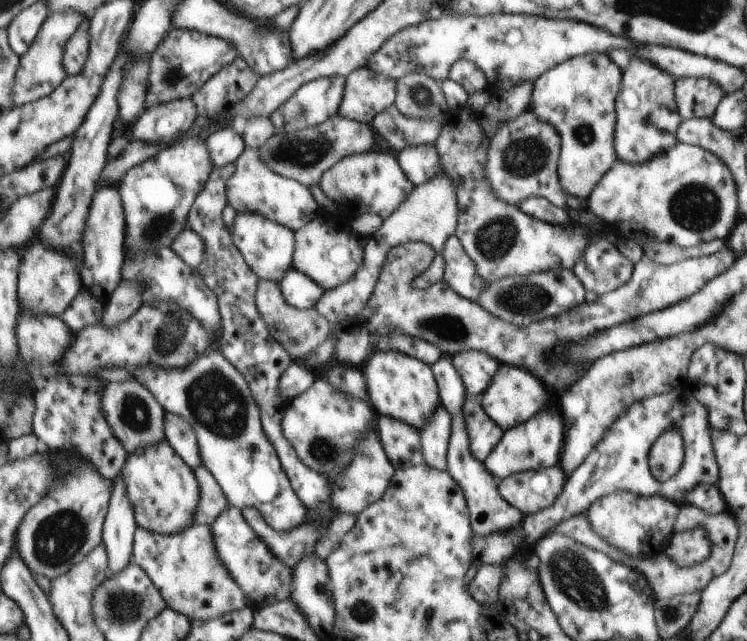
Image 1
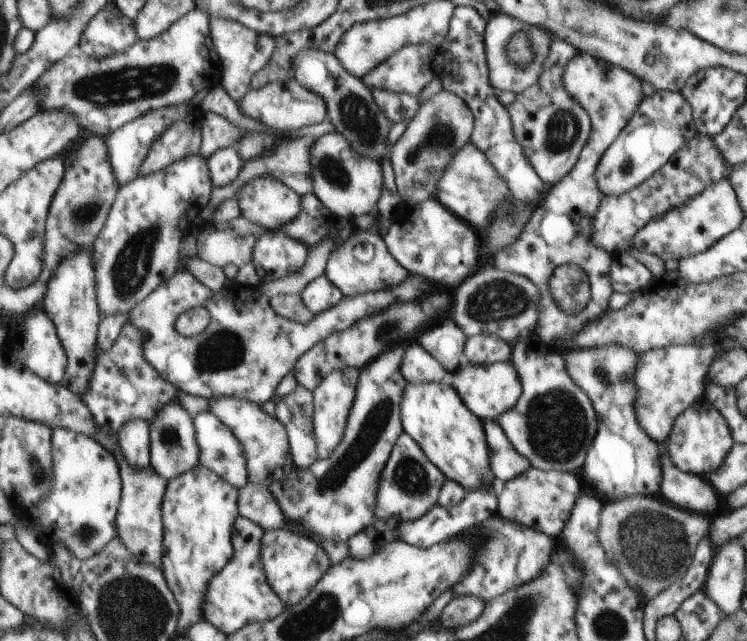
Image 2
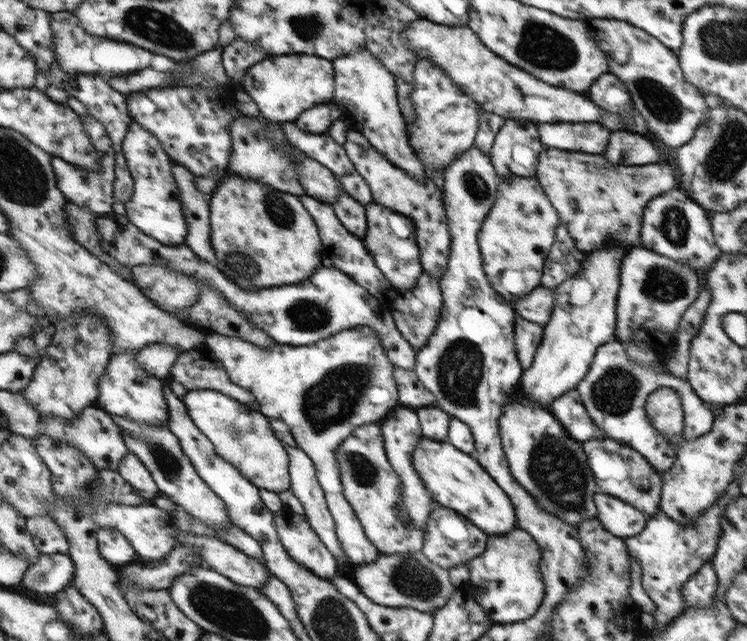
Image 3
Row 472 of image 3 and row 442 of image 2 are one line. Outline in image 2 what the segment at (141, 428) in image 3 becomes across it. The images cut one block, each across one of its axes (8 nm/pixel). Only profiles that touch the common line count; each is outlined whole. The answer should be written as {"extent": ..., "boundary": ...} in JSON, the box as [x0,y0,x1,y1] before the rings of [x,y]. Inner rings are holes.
{"extent":[149,402,201,480],"boundary":[[[169,402],[157,414],[159,416],[155,415],[149,420],[151,466],[157,472],[157,475],[171,480],[171,478],[177,478],[177,476],[193,470],[195,466],[200,466],[199,456],[201,456],[201,450],[199,450],[199,444],[197,442],[195,417],[177,402]]]}

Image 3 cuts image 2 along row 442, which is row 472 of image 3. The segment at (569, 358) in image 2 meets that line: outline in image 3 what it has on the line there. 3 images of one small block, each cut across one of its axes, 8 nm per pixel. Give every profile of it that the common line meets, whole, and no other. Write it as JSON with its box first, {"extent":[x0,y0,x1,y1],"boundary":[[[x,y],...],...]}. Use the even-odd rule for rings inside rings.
{"extent":[581,438,662,520],"boundary":[[[595,438],[595,440],[587,440],[587,442],[583,441],[581,445],[587,456],[587,465],[594,474],[594,480],[597,482],[600,492],[619,497],[619,500],[633,505],[651,520],[661,505],[662,474],[657,474],[646,458],[635,452],[635,449],[630,446],[629,448],[625,445],[621,446],[609,438],[605,438],[605,440]]]}

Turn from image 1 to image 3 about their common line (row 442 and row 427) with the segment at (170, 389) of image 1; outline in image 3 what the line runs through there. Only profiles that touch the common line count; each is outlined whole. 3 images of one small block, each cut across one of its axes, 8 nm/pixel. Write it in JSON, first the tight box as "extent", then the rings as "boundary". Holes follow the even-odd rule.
{"extent":[184,390,290,493],"boundary":[[[213,390],[190,391],[184,401],[191,418],[211,439],[219,456],[239,468],[239,472],[251,479],[260,489],[278,493],[290,490],[290,453],[276,435],[270,417],[260,410],[242,404],[234,397]]]}

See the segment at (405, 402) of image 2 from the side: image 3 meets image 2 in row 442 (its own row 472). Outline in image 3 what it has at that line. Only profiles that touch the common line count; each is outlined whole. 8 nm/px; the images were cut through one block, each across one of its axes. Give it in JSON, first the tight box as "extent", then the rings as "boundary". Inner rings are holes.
{"extent":[411,437,517,535],"boundary":[[[422,437],[411,454],[411,466],[438,505],[463,515],[486,535],[506,535],[517,527],[515,508],[510,498],[474,460],[474,455],[461,452],[446,440]]]}

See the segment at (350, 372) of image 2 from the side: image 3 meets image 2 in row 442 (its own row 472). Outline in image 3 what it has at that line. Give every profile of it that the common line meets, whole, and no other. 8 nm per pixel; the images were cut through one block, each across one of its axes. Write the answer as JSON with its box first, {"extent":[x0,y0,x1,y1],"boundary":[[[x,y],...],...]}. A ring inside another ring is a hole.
{"extent":[205,327,398,564],"boundary":[[[355,327],[332,338],[321,340],[311,346],[283,346],[263,349],[245,341],[241,337],[222,336],[218,333],[206,336],[205,347],[223,364],[226,372],[241,388],[249,390],[257,398],[259,410],[271,419],[286,422],[293,431],[298,445],[313,460],[319,482],[326,492],[328,507],[336,520],[336,531],[342,544],[343,554],[348,564],[367,564],[377,559],[377,549],[365,536],[360,522],[343,496],[343,483],[337,450],[343,439],[353,434],[355,427],[381,421],[385,414],[398,405],[398,392],[392,374],[394,366],[387,360],[381,348],[379,336],[367,327]]]}

